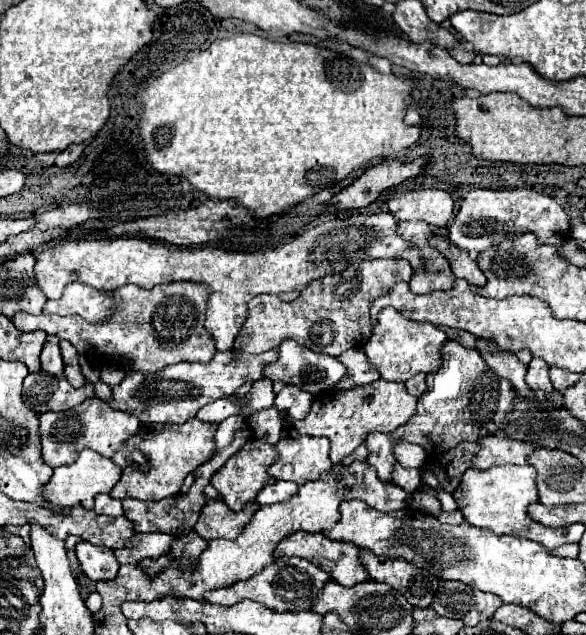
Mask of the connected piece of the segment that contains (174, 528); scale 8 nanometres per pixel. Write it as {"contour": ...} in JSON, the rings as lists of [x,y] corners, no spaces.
{"contour":[[[246,425],[244,433],[238,433],[234,443],[226,449],[222,449],[218,455],[214,455],[210,461],[206,461],[204,465],[200,465],[196,469],[196,481],[192,483],[190,491],[184,493],[184,495],[176,495],[174,501],[170,501],[170,507],[168,507],[168,501],[160,501],[160,503],[150,503],[150,501],[140,501],[140,499],[124,499],[122,501],[122,507],[124,507],[124,515],[134,523],[134,531],[142,531],[142,533],[154,533],[154,531],[160,531],[160,533],[172,533],[174,537],[182,535],[182,533],[188,533],[192,531],[192,527],[196,525],[198,521],[198,515],[202,511],[202,505],[208,503],[208,499],[218,499],[218,493],[216,489],[210,485],[210,477],[226,463],[226,455],[234,455],[236,449],[242,447],[242,441],[244,437],[248,435],[250,431],[250,425]]]}

